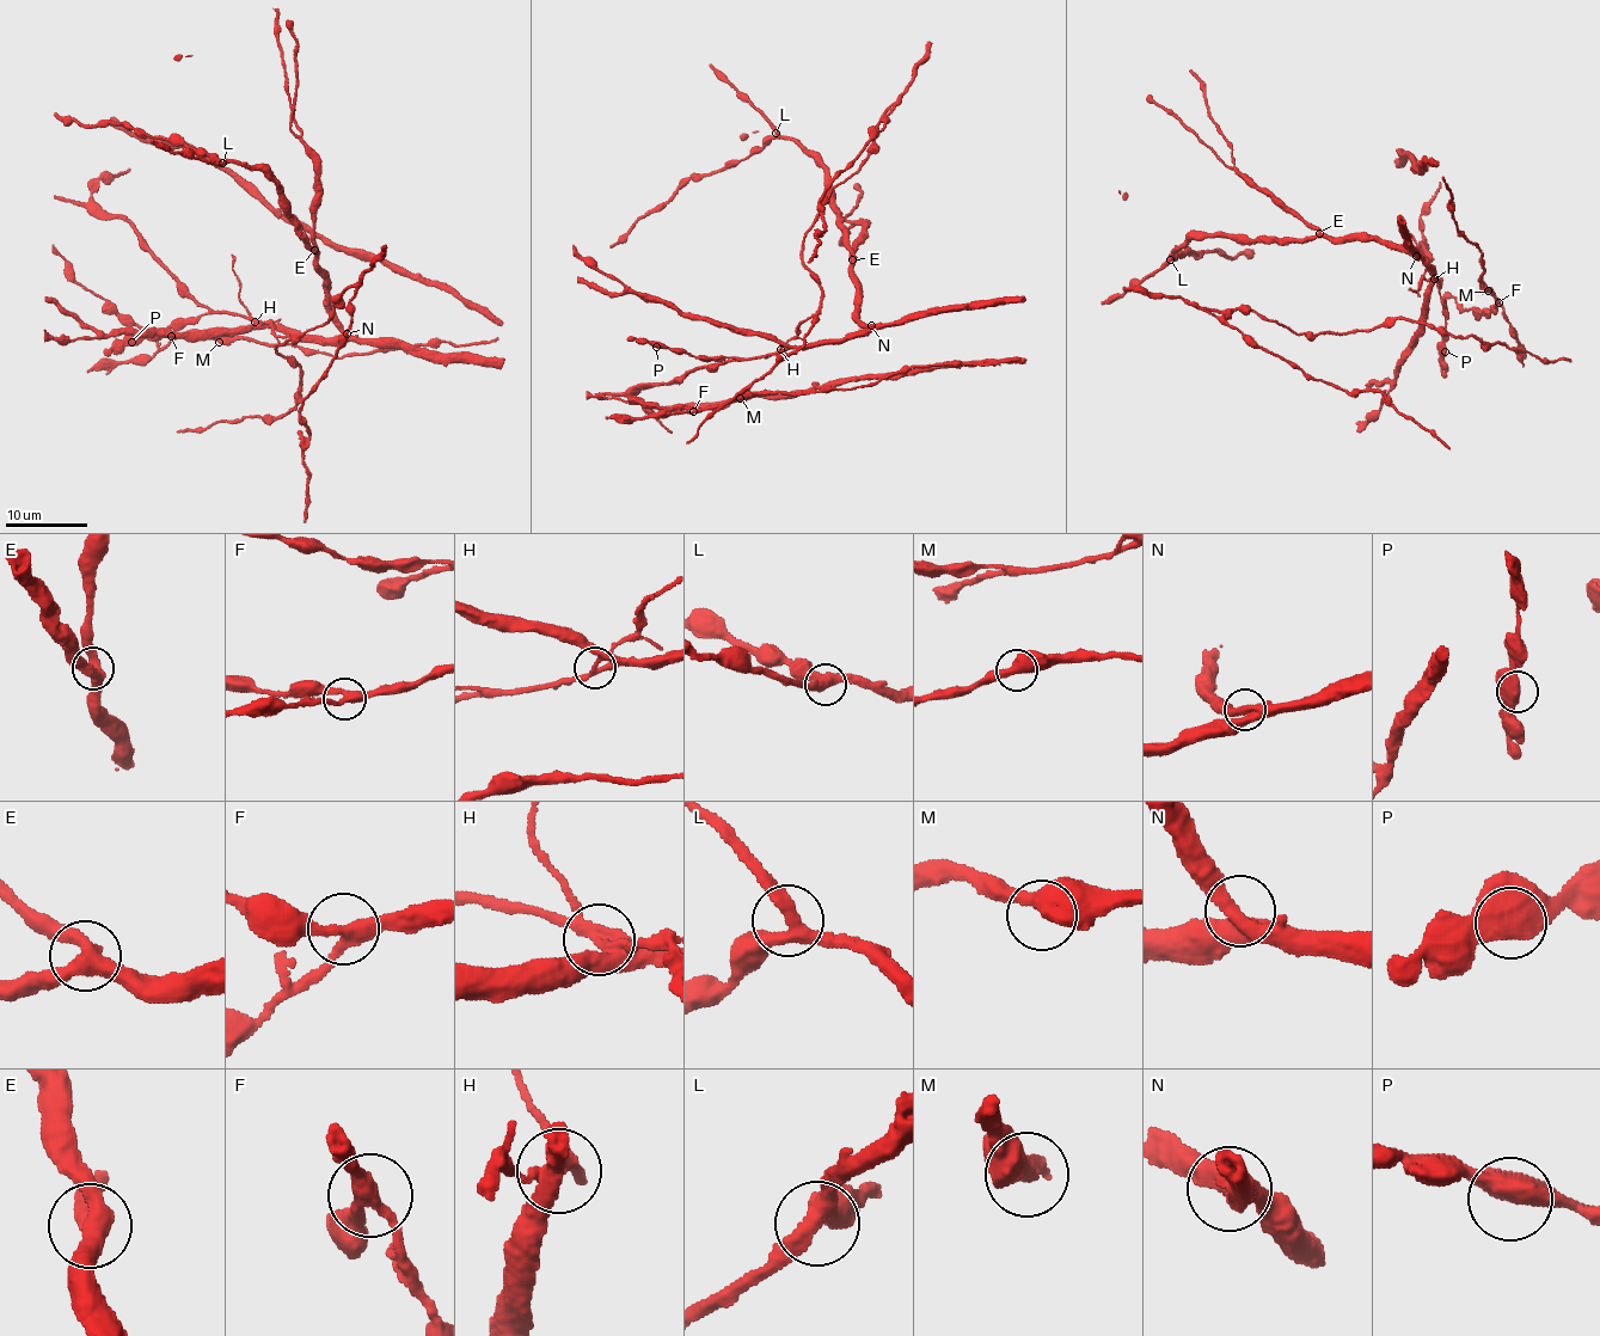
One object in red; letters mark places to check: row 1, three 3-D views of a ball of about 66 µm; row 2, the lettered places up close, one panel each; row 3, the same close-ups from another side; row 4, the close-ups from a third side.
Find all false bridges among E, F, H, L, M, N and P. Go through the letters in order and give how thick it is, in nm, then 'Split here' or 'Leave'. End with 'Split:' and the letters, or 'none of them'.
E: Thickness 400 nm. Leave
F: Thickness 320 nm. Leave
H: Thickness 280 nm. Split here
L: Thickness 360 nm. Leave
M: Thickness 500 nm. Leave
N: Thickness 380 nm. Leave
P: Thickness 480 nm. Leave
Split: H

